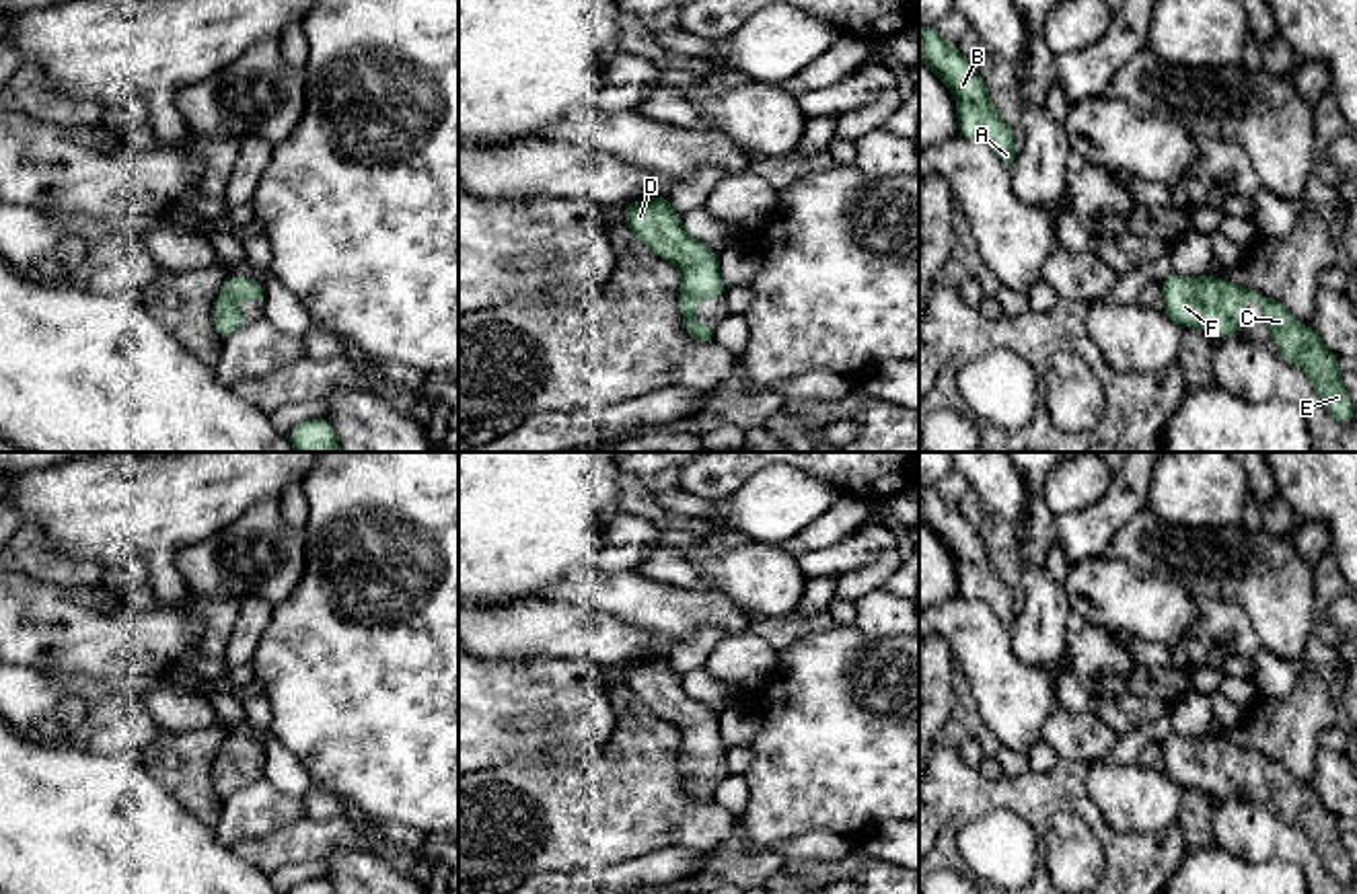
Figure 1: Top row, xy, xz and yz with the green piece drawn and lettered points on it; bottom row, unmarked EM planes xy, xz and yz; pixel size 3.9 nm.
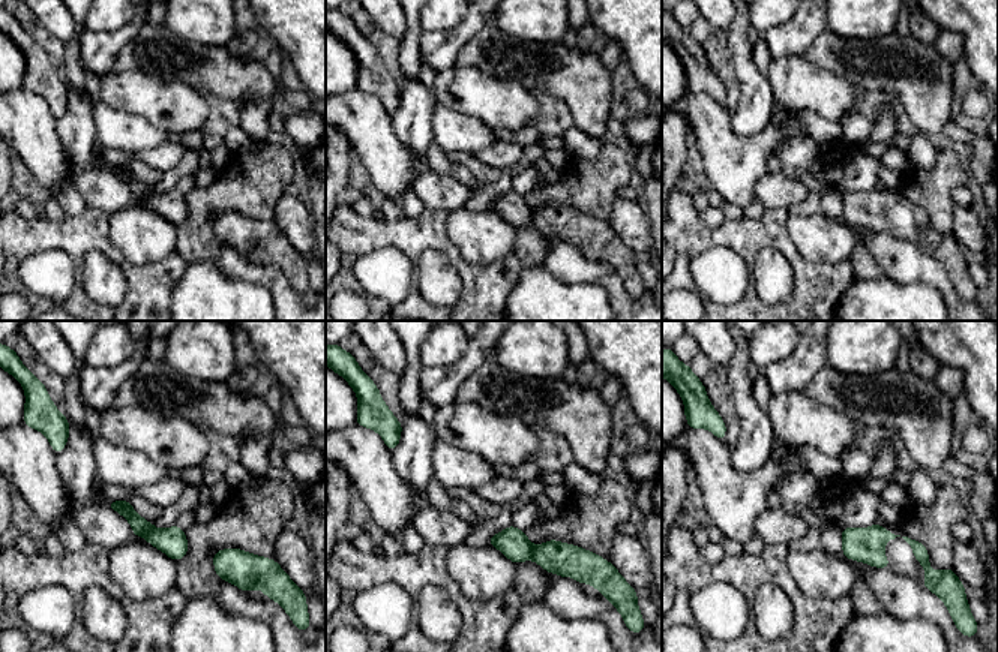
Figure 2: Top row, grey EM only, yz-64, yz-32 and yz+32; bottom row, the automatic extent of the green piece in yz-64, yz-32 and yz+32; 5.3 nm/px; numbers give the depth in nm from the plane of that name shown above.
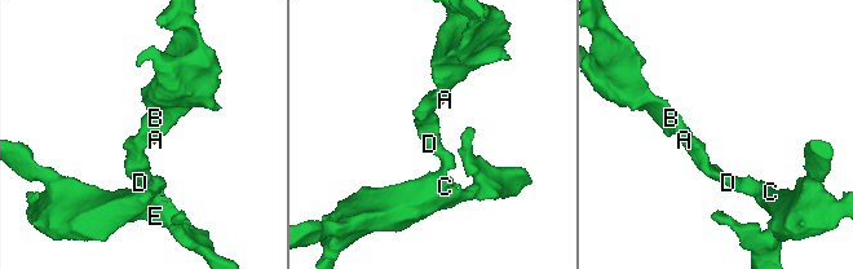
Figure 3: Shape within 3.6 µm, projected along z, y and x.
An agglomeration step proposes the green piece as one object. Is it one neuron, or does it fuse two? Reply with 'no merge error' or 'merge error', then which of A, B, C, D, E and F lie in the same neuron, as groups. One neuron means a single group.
no merge error; groups A B C D E F

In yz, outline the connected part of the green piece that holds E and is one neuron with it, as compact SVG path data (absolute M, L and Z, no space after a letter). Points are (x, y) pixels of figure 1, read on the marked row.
M1172 271L1162 282L1162 296L1168 319L1180 327L1199 327L1215 337L1238 333L1246 300L1256 298L1269 331L1279 341L1281 358L1310 378L1326 413L1338 423L1349 423L1355 417L1355 405L1343 386L1338 356L1324 345L1312 327L1299 327L1281 302L1223 282L1213 271L1203 277L1182 277Z

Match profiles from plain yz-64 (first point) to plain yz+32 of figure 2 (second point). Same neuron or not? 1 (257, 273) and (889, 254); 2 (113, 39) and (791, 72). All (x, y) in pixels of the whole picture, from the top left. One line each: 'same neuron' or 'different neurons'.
1: same neuron
2: different neurons

